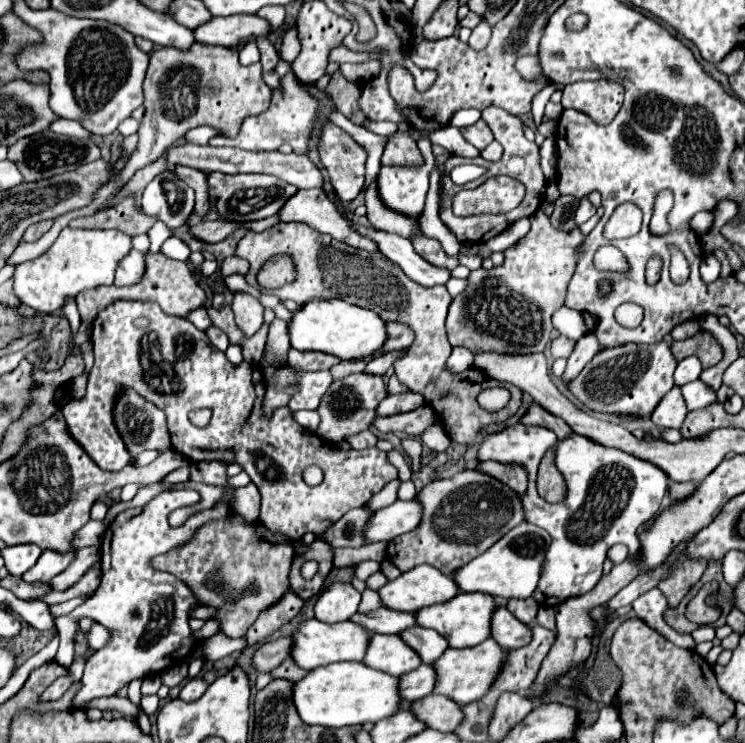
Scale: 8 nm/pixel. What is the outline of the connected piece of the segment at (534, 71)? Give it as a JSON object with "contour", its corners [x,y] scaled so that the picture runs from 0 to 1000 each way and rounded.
{"contour":[[[699,75],[694,81],[694,94],[705,108],[721,108],[726,102],[726,92],[723,92],[721,75]]]}

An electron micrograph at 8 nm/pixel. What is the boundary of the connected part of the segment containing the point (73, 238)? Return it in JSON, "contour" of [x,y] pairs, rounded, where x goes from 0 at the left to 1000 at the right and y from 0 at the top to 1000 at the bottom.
{"contour":[[[87,307],[74,328],[52,347],[26,355],[19,367],[19,394],[50,420],[79,420],[90,401],[103,401],[106,393],[130,385],[149,385],[154,355],[176,339],[176,320],[160,310],[98,310]]]}

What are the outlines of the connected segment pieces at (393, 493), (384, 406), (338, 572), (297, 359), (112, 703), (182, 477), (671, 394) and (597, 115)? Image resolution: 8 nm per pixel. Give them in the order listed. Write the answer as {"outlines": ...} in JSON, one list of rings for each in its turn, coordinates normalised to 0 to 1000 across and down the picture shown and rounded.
{"outlines":[[[[528,646],[528,649],[519,651],[509,665],[503,665],[503,668],[495,673],[495,678],[490,678],[490,684],[498,686],[498,689],[503,689],[503,686],[509,686],[509,684],[514,684],[514,681],[528,678],[528,676],[533,673],[533,657],[536,657],[536,646]]],[[[541,528],[541,530],[525,530],[519,533],[519,538],[514,538],[506,546],[506,560],[528,560],[528,557],[538,557],[538,555],[552,555],[557,549],[562,549],[568,544],[568,533],[562,533],[560,528]]],[[[450,764],[442,778],[436,781],[436,791],[450,783],[450,781],[458,781],[458,783],[471,783],[471,775],[474,775],[474,764]]],[[[396,468],[388,471],[388,490],[399,498],[442,498],[444,493],[455,490],[452,479],[442,479],[434,474],[399,474]]],[[[152,937],[152,939],[130,939],[122,948],[117,948],[117,953],[133,953],[133,956],[152,956],[165,961],[168,966],[184,966],[189,961],[189,953],[181,950],[173,939],[162,939],[162,937]]],[[[243,627],[221,641],[221,649],[238,651],[238,649],[254,649],[254,627]]],[[[906,520],[885,541],[885,546],[879,549],[874,565],[885,576],[906,576],[906,579],[911,579],[919,560],[922,560],[922,546],[919,546],[919,538],[914,533],[911,520]]],[[[799,108],[769,110],[756,118],[756,145],[772,145],[788,151],[801,167],[817,167],[836,140],[839,118],[831,110]]]]}

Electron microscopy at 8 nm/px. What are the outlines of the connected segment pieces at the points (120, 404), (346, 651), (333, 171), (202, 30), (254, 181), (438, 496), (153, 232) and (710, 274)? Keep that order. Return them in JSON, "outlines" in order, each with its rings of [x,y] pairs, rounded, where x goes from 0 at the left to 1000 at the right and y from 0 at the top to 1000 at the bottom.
{"outlines":[[[[168,525],[154,546],[154,571],[176,614],[192,606],[221,608],[230,603],[221,557],[179,525]]],[[[415,832],[399,843],[399,848],[391,853],[391,888],[407,899],[428,899],[434,894],[447,894],[447,891],[460,891],[460,888],[477,888],[485,891],[490,883],[495,867],[495,853],[474,840],[471,834],[455,837],[455,840],[434,840],[423,832]]],[[[439,164],[431,172],[426,205],[452,264],[463,272],[477,269],[490,242],[490,199],[463,175]]],[[[305,22],[286,24],[259,40],[264,57],[286,62],[318,62],[329,59],[350,46],[361,43],[361,30],[348,22]]],[[[278,234],[281,266],[297,296],[307,299],[340,299],[372,288],[383,269],[396,261],[396,250],[380,248],[380,242],[358,234]]],[[[638,633],[576,649],[576,654],[560,665],[560,673],[568,684],[562,711],[519,732],[519,754],[525,754],[538,770],[562,759],[579,759],[595,773],[608,773],[702,703],[699,670],[670,646]]],[[[208,299],[205,307],[203,307],[197,315],[200,315],[200,320],[203,320],[203,334],[200,334],[200,339],[203,339],[203,342],[211,342],[213,334],[216,334],[216,328],[230,318],[230,310],[224,310],[224,304],[219,304],[219,299]]],[[[949,342],[941,353],[941,374],[946,380],[957,380],[960,374],[965,374],[965,366],[968,366],[968,355],[965,350],[957,345],[957,342]]]]}

